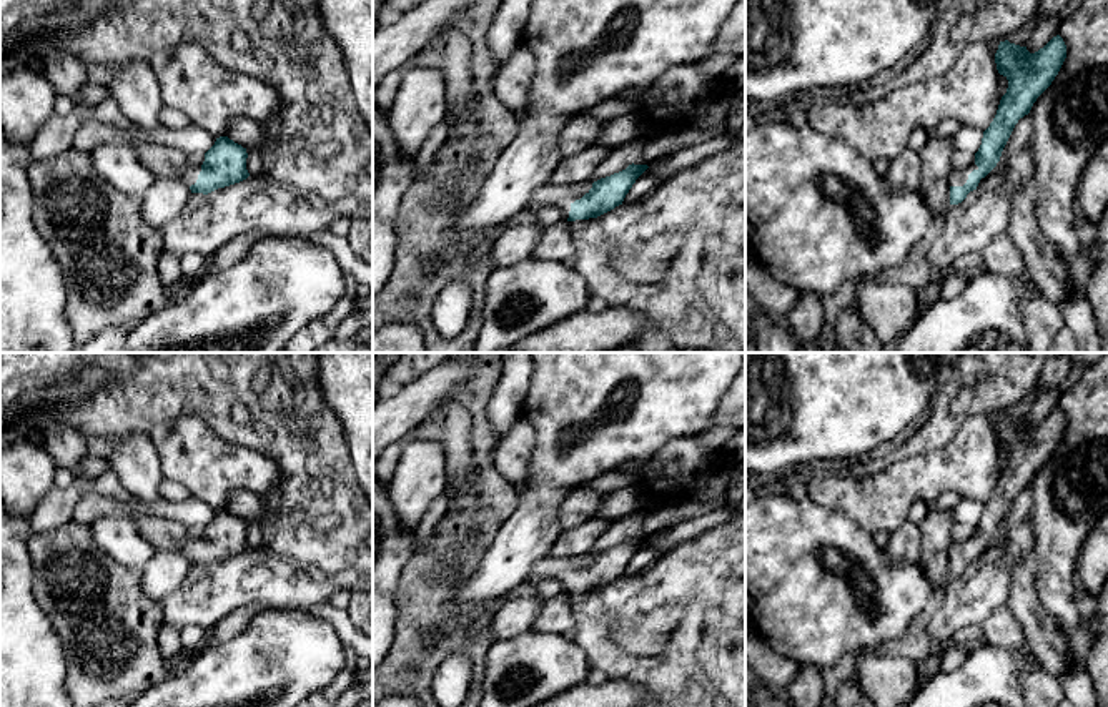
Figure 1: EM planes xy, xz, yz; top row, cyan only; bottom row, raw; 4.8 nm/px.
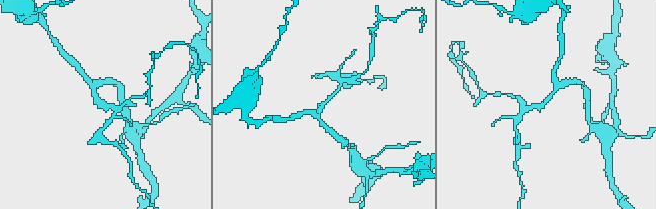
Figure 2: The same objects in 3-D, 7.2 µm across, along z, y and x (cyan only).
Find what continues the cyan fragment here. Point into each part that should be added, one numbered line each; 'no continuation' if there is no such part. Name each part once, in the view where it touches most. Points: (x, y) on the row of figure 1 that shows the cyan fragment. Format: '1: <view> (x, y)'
1: xz (563, 197)

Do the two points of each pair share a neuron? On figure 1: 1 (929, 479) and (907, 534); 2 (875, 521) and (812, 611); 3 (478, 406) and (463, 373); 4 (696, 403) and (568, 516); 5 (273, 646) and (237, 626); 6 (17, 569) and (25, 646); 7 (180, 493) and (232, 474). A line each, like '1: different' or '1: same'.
1: different
2: different
3: different
4: different
5: different
6: same
7: different

